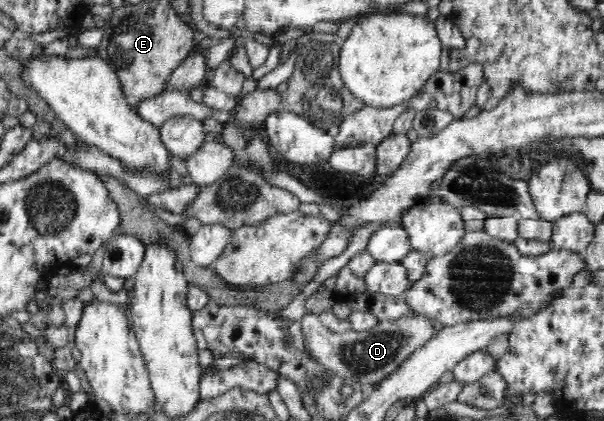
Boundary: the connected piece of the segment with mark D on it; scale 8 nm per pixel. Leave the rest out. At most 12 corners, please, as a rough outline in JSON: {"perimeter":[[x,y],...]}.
{"perimeter":[[410,308],[368,331],[301,319],[306,348],[349,380],[377,385],[442,331]]}

